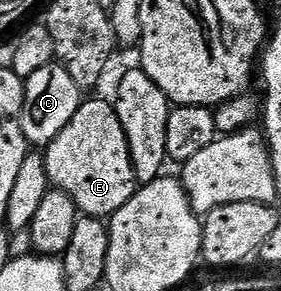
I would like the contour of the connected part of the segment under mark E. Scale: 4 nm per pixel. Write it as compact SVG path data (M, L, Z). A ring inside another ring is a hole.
M95 98L92 102L84 101L77 108L73 120L65 124L65 128L45 148L47 159L47 181L54 189L63 190L79 209L80 215L89 218L110 219L125 203L135 195L137 183L135 169L129 152L129 140L125 136L125 128L117 116L114 105L110 101L102 102Z

